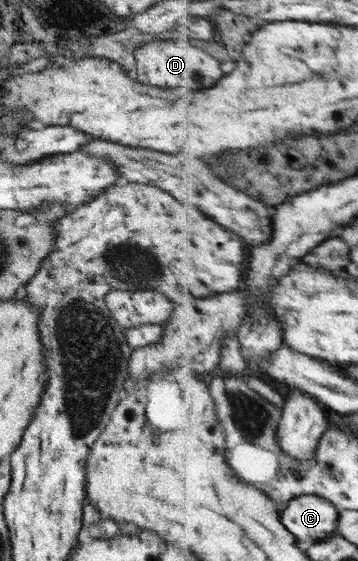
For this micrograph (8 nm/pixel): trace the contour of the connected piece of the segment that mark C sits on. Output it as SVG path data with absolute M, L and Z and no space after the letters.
M318 495L294 497L281 515L285 527L293 531L298 541L313 545L335 533L339 518L340 509L330 499Z

